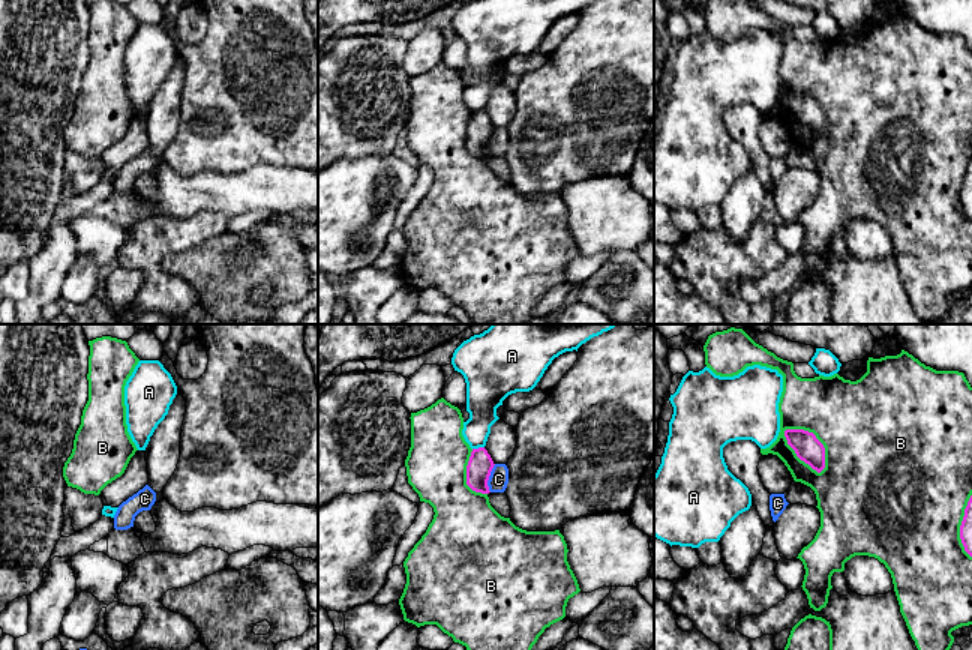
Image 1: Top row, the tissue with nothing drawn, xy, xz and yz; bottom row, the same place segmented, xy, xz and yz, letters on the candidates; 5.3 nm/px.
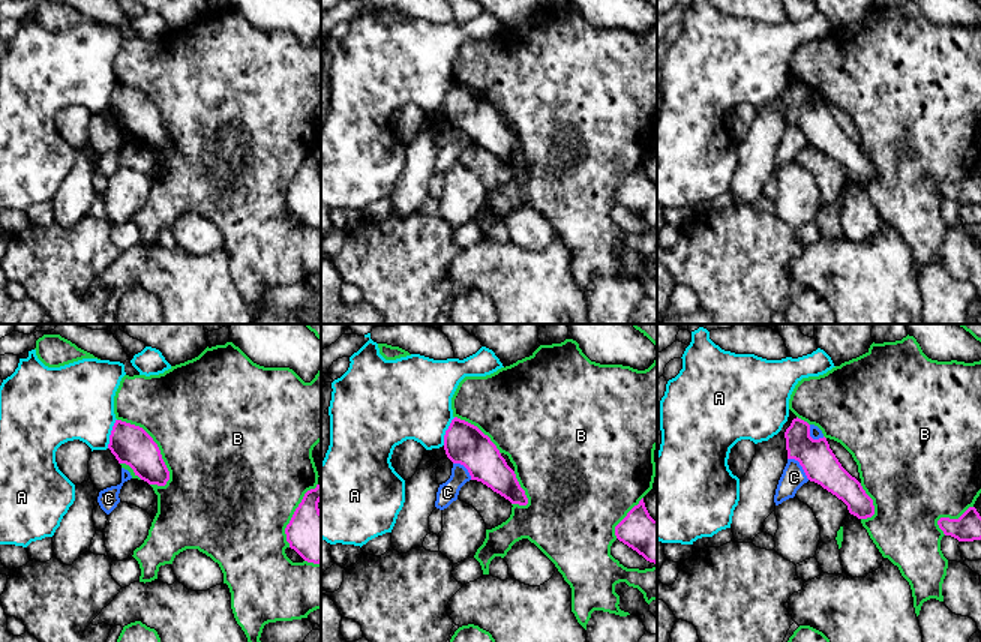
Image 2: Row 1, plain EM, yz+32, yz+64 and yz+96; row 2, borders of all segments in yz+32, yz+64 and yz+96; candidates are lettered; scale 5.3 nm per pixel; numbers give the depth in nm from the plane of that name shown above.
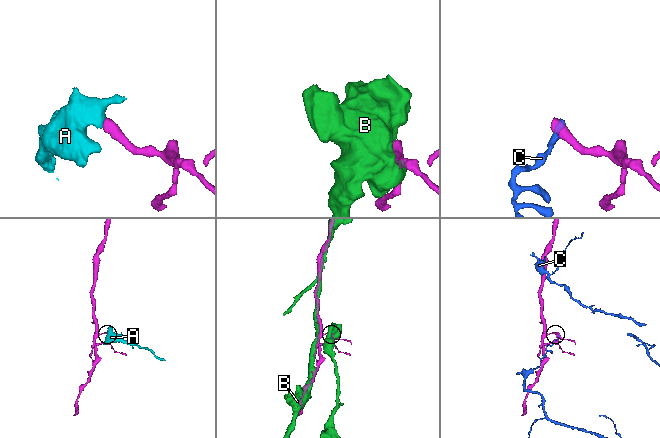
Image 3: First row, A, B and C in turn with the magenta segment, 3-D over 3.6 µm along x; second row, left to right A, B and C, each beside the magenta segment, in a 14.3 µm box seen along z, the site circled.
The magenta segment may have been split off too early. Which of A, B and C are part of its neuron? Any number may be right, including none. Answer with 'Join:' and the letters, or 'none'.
Join: none

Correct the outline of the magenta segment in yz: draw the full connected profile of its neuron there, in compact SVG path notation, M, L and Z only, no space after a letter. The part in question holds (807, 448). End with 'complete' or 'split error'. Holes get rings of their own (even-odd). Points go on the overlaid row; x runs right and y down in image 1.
M786 429L784 437L801 461L808 464L818 473L825 468L825 447L813 432L804 429Z; complete

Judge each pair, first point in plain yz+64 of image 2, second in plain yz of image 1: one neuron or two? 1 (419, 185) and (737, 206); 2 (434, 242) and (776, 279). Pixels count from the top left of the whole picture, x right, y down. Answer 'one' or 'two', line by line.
1: one
2: two

